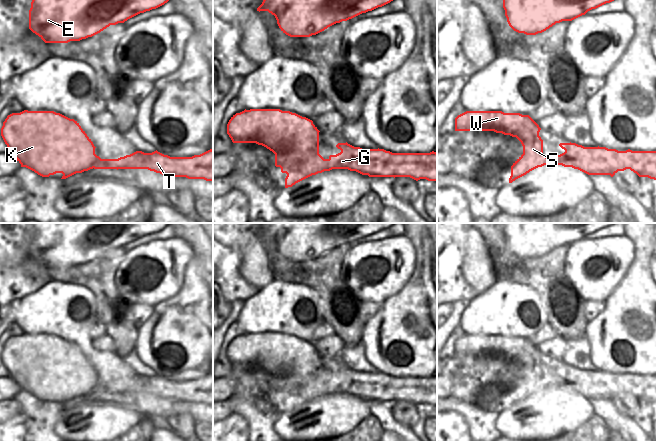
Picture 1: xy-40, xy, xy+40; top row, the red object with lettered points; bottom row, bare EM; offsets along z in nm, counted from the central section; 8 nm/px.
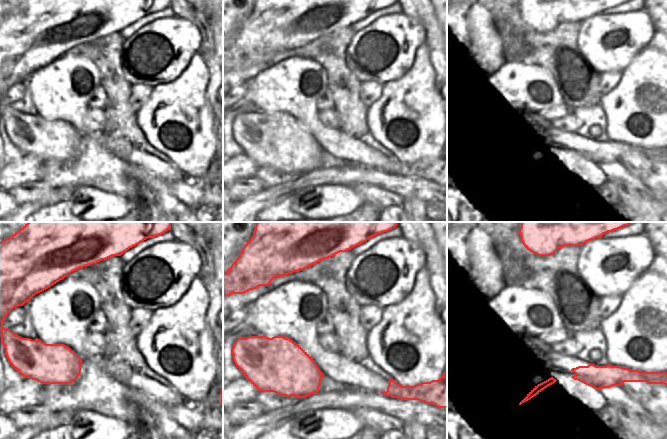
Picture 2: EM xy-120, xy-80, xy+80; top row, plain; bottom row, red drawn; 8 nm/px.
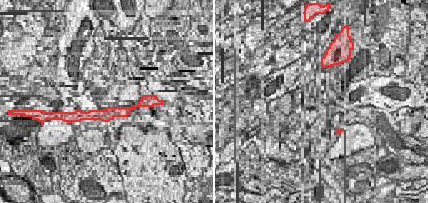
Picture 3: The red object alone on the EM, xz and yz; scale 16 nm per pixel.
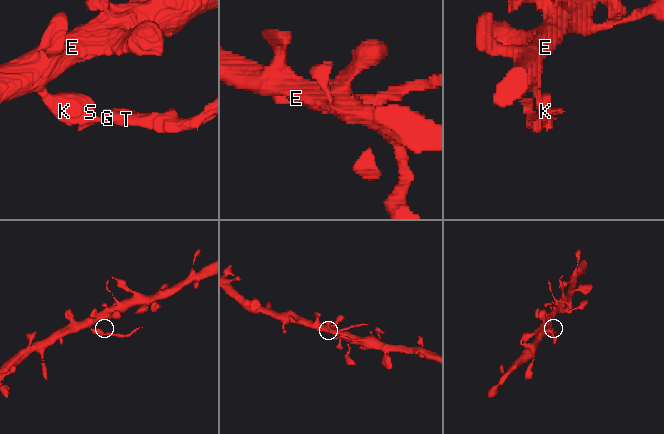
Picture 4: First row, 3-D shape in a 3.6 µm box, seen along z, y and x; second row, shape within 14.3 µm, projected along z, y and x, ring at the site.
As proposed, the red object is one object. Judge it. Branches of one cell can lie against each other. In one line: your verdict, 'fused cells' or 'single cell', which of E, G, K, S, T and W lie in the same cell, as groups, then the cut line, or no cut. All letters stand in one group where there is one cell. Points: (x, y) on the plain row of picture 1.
fused cells | E K S W / G T | xy-40 (101, 383), (101, 388), (94, 392)

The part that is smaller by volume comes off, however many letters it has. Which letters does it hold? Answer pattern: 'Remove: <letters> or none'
Remove: G, T

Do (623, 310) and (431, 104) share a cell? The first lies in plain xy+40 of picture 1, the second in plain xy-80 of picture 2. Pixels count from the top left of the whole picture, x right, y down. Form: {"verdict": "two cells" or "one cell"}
{"verdict": "one cell"}

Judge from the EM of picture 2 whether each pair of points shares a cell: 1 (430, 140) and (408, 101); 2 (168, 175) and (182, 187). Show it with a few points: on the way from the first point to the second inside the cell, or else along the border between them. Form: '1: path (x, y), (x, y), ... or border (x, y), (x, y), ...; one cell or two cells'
1: path (420, 130), (416, 121), (411, 116), (411, 111); one cell
2: border (186, 177), (177, 181), (167, 182); two cells

